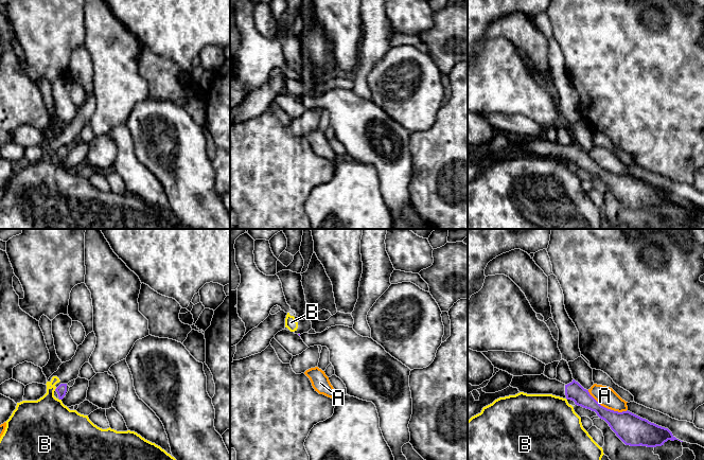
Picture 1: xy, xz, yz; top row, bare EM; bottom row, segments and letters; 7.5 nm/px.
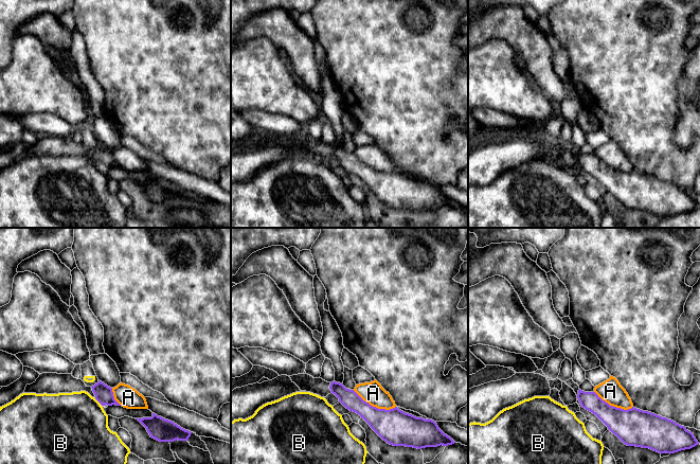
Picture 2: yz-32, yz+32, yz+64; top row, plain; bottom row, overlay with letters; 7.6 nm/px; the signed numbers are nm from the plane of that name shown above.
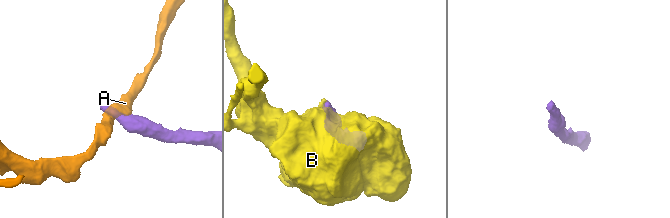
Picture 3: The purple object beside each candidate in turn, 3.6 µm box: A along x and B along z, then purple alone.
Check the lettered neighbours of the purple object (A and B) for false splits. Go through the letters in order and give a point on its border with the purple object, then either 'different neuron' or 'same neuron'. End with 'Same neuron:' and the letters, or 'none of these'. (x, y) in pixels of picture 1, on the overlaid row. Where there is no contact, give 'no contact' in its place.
A: contact yz (606, 408); different neuron
B: contact xy (55, 389); different neuron
Same neuron: none of these

